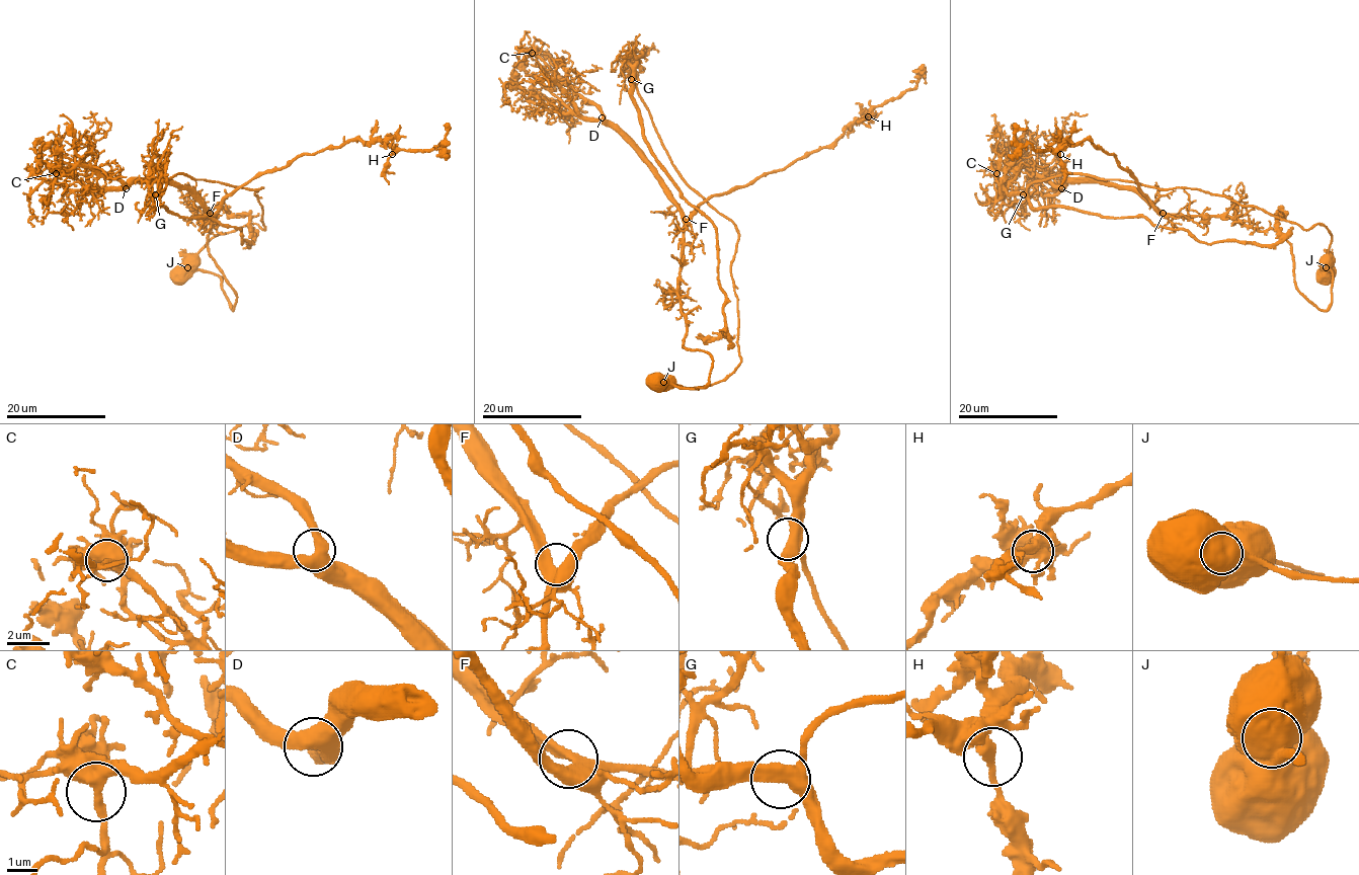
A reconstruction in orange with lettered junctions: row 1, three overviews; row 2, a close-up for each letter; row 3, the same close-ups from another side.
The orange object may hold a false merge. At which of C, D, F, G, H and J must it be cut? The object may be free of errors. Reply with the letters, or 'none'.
J

